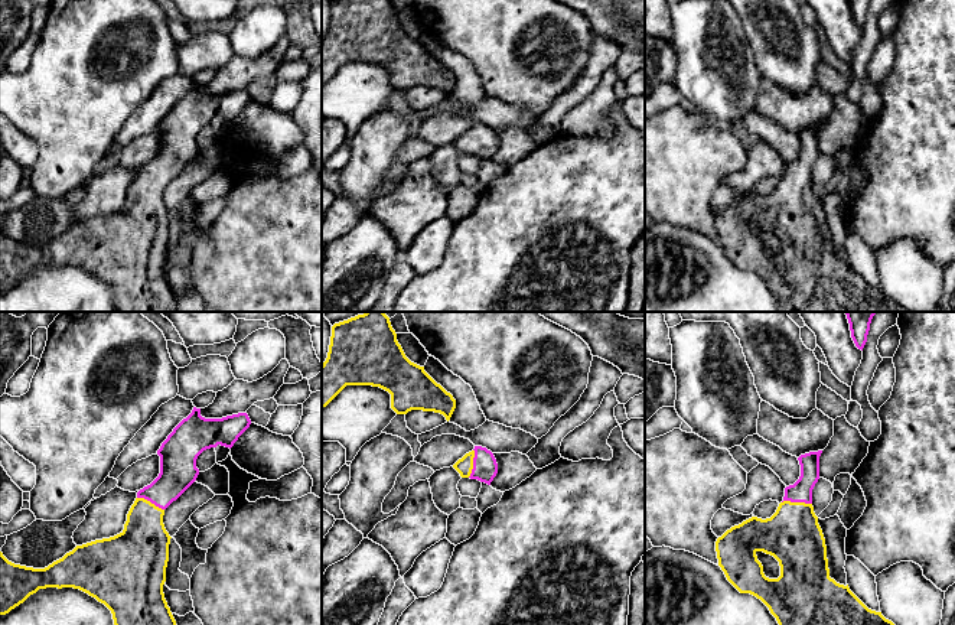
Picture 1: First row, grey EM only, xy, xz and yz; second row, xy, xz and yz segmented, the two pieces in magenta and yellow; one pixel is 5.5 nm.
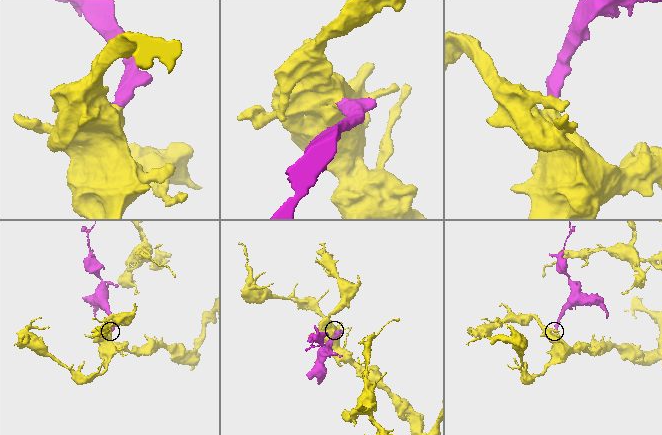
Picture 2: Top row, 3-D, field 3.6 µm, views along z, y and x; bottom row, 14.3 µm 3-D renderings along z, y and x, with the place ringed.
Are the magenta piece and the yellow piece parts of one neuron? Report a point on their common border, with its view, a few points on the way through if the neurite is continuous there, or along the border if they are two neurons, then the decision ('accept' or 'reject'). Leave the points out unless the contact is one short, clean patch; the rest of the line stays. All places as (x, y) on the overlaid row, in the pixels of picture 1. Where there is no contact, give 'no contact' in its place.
meets magenta in yz at (797, 501); runs through yz (801, 491), (797, 501), (792, 536); accept

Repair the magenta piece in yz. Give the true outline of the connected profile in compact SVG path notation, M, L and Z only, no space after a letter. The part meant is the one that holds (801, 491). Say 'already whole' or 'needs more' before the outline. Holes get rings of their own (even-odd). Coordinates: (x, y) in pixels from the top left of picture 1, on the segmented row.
needs more | M822 450L798 458L801 476L785 488L783 501L766 520L752 517L727 530L716 541L718 566L727 580L740 592L760 599L779 625L894 625L881 612L868 609L847 586L829 577L827 546L818 517L812 507L812 489L819 479ZM756 553L773 556L780 566L780 576L769 579Z

